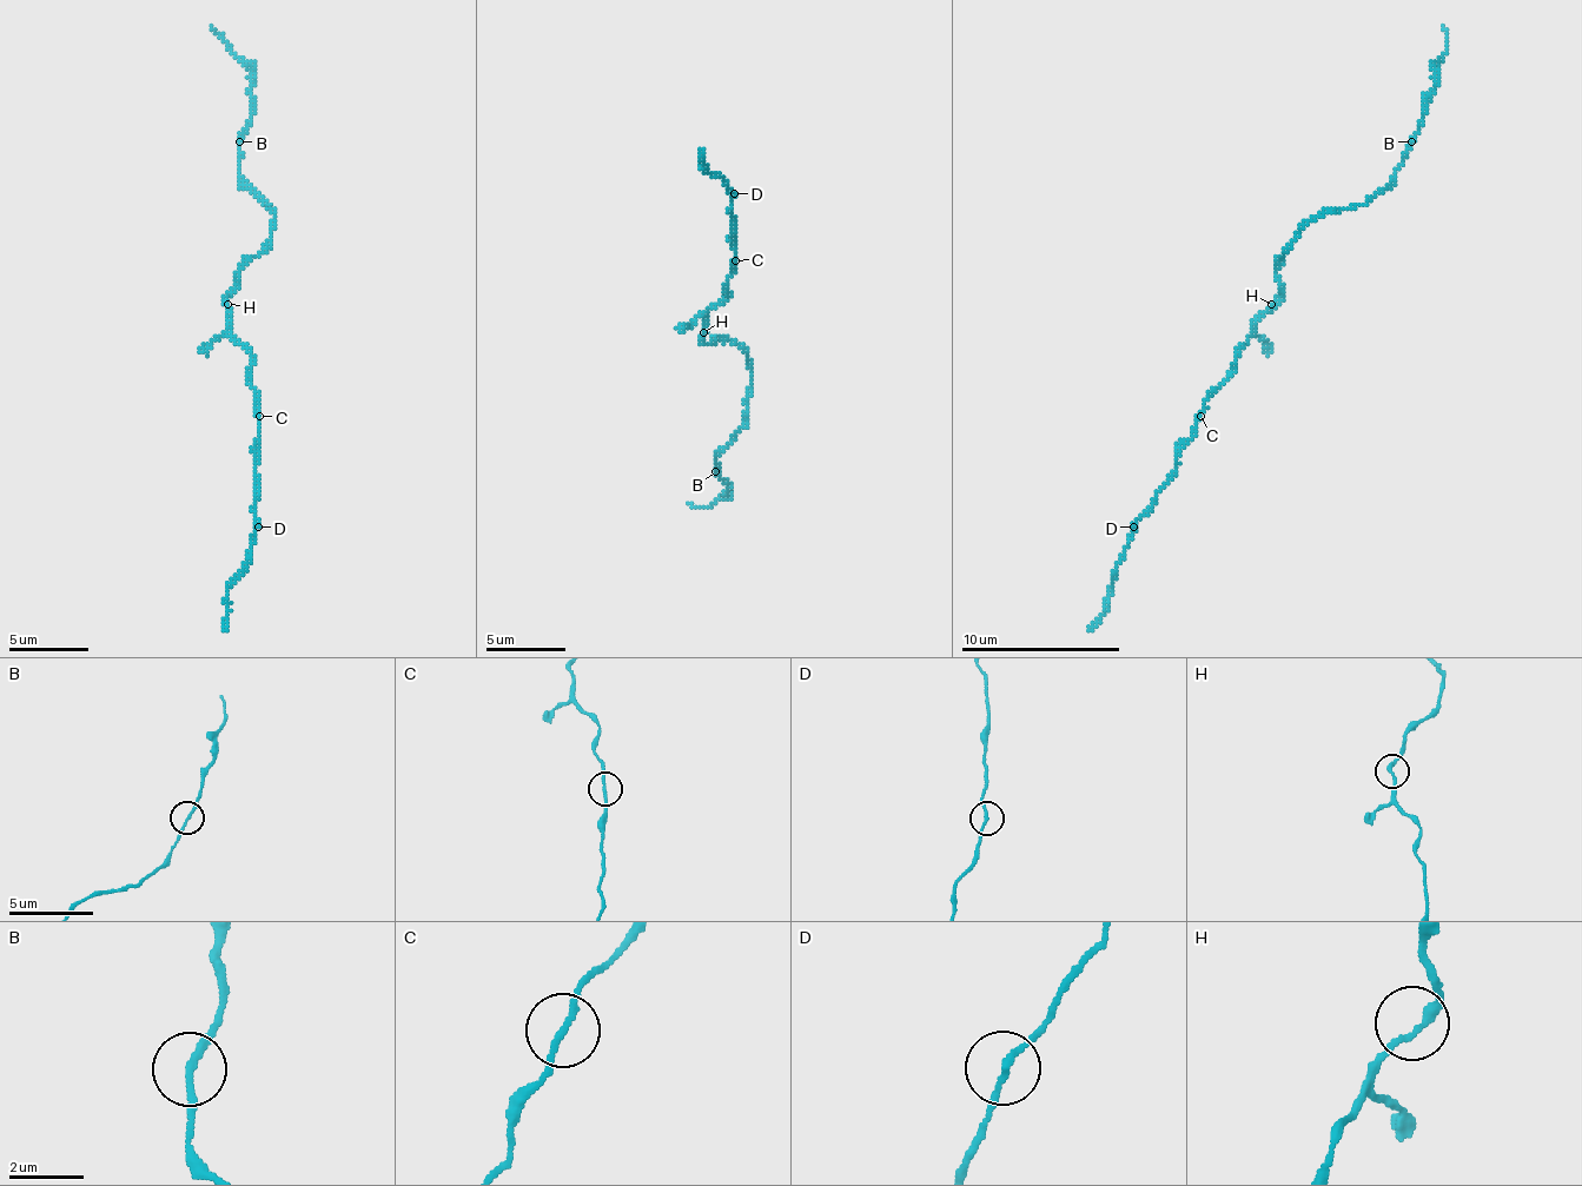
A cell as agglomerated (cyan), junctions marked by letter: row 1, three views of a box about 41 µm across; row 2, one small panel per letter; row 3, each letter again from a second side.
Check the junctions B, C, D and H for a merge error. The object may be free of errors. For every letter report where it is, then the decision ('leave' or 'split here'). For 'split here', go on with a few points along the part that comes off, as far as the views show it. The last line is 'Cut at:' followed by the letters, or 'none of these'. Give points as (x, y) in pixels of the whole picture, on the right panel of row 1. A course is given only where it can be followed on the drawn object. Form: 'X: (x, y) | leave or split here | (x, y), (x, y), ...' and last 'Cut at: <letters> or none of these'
B: (1411, 141) | leave
C: (1200, 416) | leave
D: (1133, 527) | leave
H: (1271, 304) | leave
Cut at: none of these

